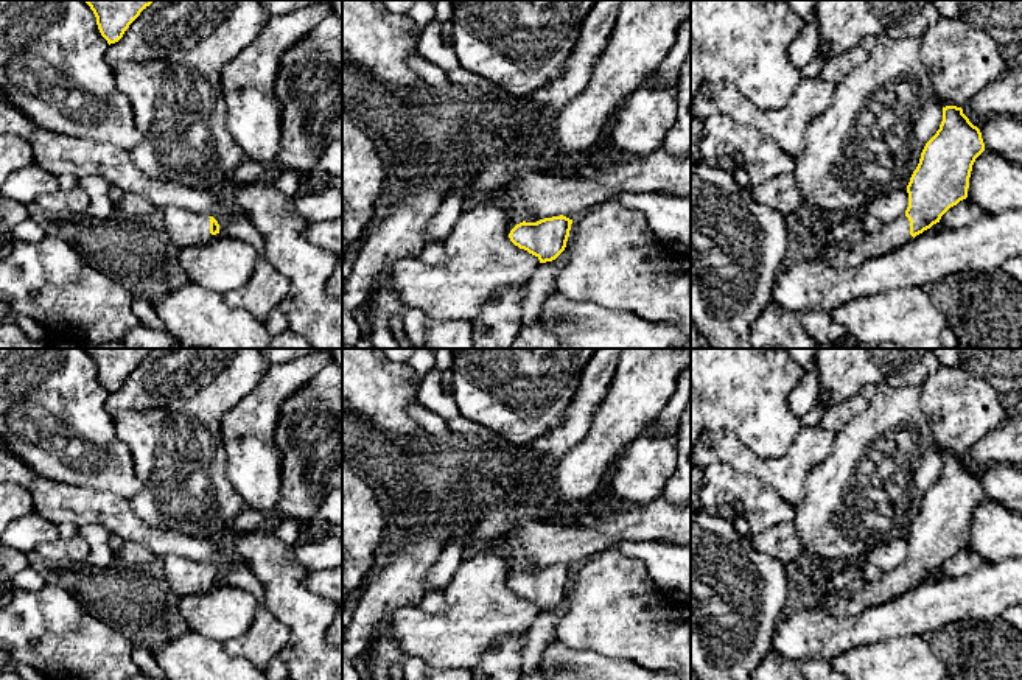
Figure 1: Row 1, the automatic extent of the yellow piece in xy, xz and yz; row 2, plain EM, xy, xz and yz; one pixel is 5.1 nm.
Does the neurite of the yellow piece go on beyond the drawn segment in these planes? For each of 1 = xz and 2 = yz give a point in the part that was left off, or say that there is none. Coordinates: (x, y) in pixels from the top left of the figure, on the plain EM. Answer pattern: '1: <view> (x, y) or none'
1: xz (520, 557)
2: yz (892, 584)

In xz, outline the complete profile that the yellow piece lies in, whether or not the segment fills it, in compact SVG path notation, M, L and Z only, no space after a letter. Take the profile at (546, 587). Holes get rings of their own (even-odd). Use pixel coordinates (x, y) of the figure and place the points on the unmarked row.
M518 551L520 571L510 579L510 590L520 598L535 604L540 612L555 608L566 596L572 568L560 563L537 568L524 562L523 551Z

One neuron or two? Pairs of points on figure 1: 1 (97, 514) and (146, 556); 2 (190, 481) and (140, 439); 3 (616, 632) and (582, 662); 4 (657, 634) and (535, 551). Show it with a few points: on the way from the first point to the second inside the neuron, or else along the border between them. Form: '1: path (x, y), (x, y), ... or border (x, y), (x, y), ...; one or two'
1: border (125, 540), (134, 540), (146, 546), (157, 557); two
2: path (178, 469), (153, 444); one
3: border (560, 641), (570, 648), (596, 649), (632, 660); two
4: border (605, 548), (588, 556), (574, 568); two

